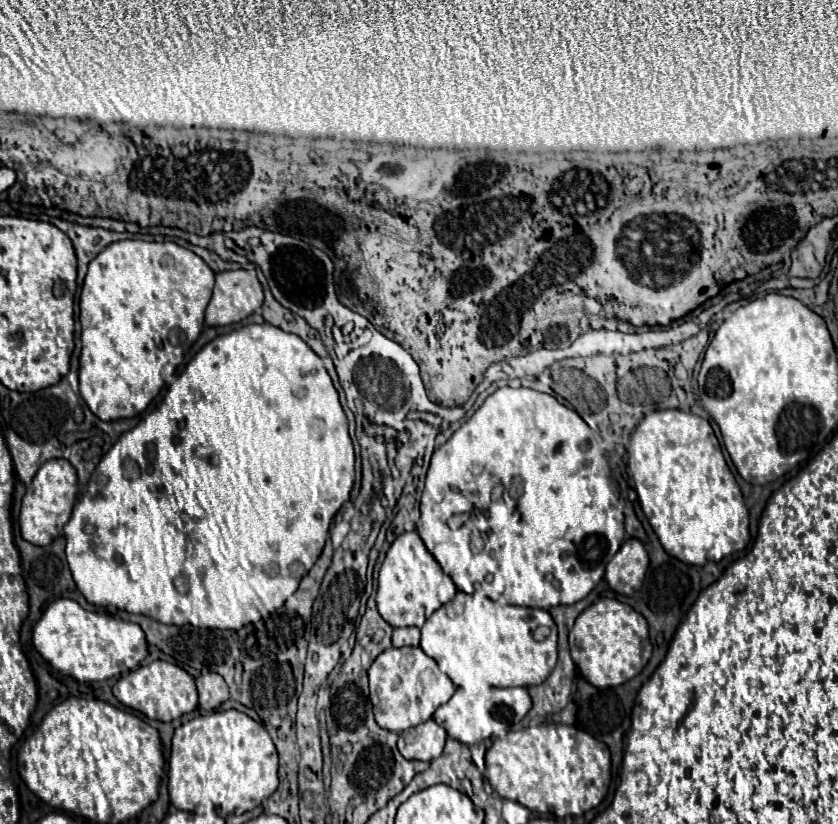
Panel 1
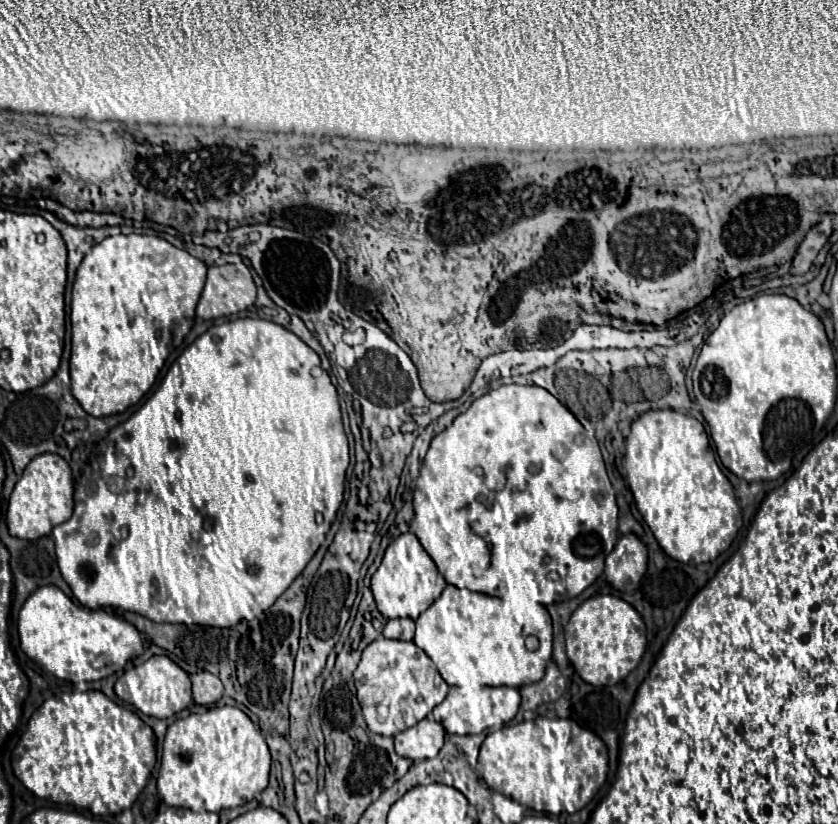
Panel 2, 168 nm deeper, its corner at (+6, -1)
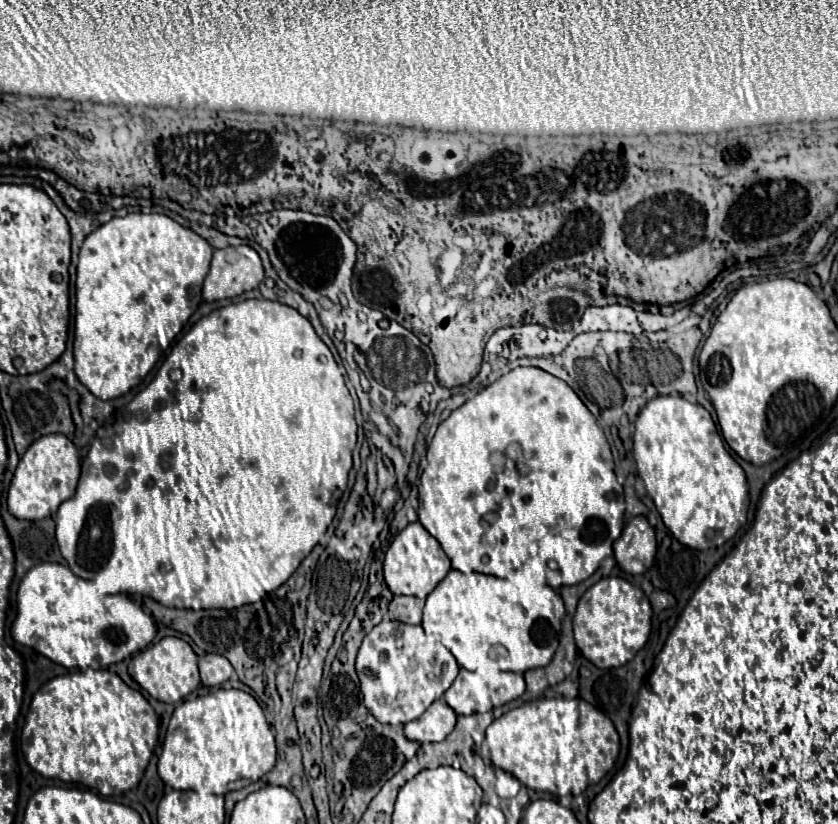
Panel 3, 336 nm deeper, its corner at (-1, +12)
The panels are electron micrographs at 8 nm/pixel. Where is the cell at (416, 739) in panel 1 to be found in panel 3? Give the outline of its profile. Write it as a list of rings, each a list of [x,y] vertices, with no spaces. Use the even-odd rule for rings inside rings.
[[[435,700],[421,718],[405,724],[405,736],[415,742],[441,742],[455,728],[455,722],[453,708],[445,700]]]

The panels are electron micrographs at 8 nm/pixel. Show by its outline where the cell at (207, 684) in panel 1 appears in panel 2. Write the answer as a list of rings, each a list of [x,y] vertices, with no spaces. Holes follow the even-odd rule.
[[[200,671],[200,673],[190,675],[190,679],[192,679],[194,701],[198,705],[208,707],[208,705],[214,705],[214,703],[218,703],[222,699],[224,685],[216,675],[212,675],[208,671]]]

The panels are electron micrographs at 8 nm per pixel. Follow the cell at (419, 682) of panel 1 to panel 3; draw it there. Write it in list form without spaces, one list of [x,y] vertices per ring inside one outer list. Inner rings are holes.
[[[383,618],[365,638],[357,654],[357,676],[363,702],[383,724],[417,720],[459,674],[459,664],[439,638],[429,638],[421,626]]]

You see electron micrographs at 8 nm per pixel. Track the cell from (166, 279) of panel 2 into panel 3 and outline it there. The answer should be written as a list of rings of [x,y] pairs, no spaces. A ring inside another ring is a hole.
[[[127,214],[123,218],[111,218],[107,224],[101,224],[97,230],[93,230],[79,252],[79,264],[77,264],[77,304],[75,304],[75,342],[73,342],[73,352],[75,352],[75,374],[81,380],[83,386],[89,388],[89,392],[101,400],[111,400],[117,398],[121,394],[127,394],[133,386],[137,386],[147,374],[149,370],[155,366],[155,362],[161,358],[161,354],[165,352],[159,344],[157,338],[157,330],[163,328],[167,332],[167,338],[173,340],[183,326],[187,324],[189,316],[197,310],[199,302],[201,302],[201,286],[203,286],[203,278],[209,272],[209,264],[211,264],[211,256],[213,256],[213,248],[211,244],[201,238],[199,234],[195,234],[191,228],[185,228],[181,224],[177,224],[173,218],[165,216],[165,214]]]

